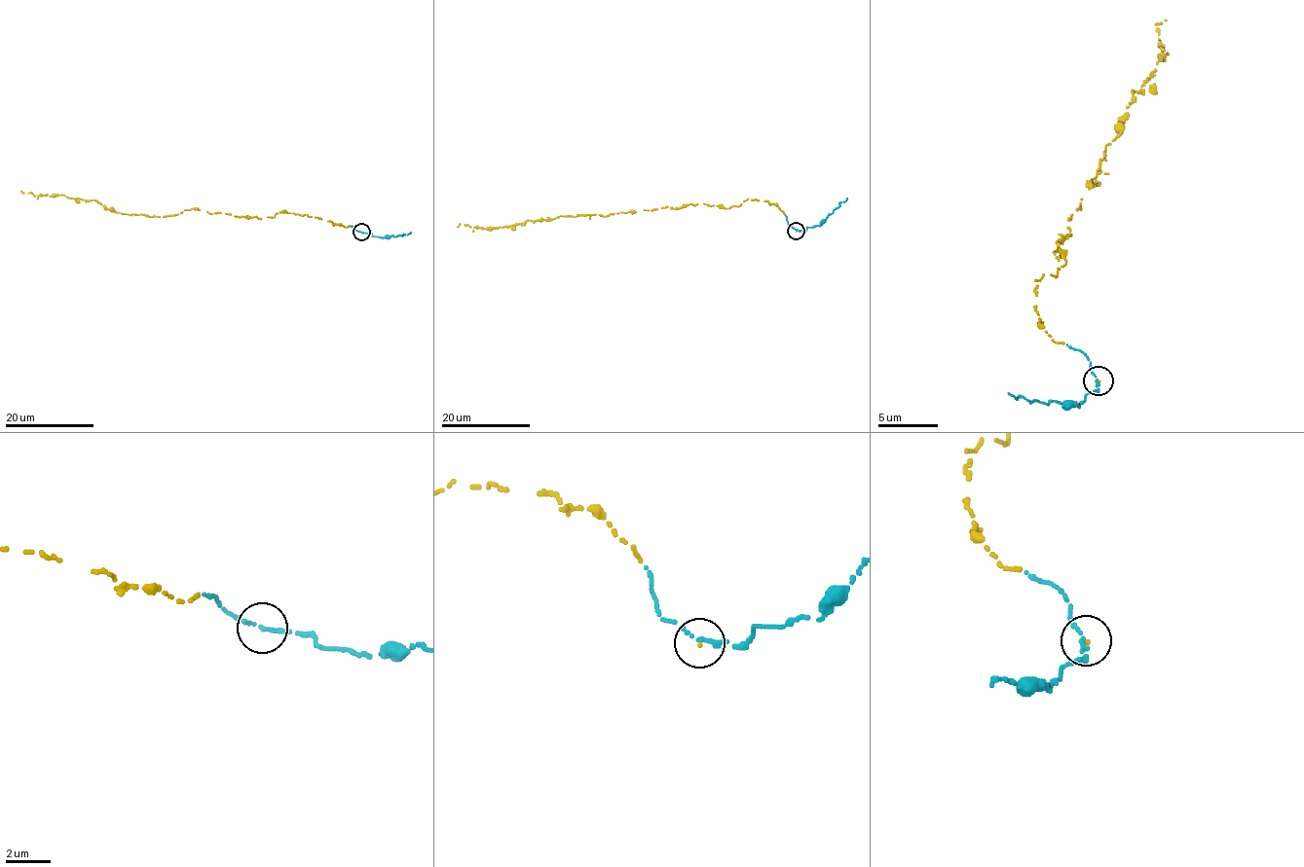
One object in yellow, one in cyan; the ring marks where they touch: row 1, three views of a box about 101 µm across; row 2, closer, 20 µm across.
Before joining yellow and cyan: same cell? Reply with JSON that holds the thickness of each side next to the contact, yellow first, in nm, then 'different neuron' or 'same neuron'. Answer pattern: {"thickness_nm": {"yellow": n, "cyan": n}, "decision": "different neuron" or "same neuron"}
{"thickness_nm": {"yellow": 100, "cyan": 240}, "decision": "same neuron"}

